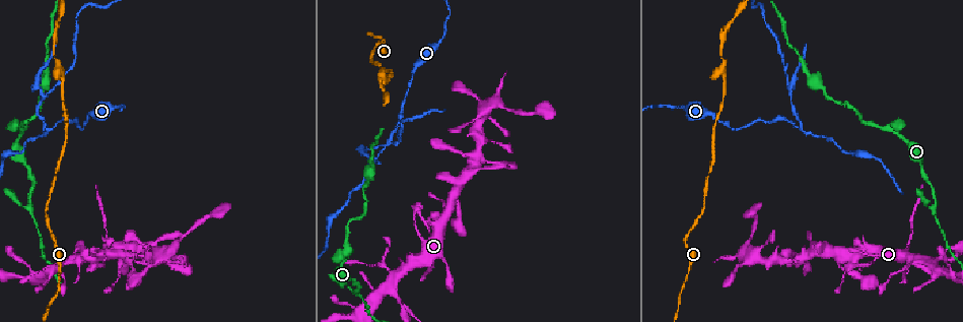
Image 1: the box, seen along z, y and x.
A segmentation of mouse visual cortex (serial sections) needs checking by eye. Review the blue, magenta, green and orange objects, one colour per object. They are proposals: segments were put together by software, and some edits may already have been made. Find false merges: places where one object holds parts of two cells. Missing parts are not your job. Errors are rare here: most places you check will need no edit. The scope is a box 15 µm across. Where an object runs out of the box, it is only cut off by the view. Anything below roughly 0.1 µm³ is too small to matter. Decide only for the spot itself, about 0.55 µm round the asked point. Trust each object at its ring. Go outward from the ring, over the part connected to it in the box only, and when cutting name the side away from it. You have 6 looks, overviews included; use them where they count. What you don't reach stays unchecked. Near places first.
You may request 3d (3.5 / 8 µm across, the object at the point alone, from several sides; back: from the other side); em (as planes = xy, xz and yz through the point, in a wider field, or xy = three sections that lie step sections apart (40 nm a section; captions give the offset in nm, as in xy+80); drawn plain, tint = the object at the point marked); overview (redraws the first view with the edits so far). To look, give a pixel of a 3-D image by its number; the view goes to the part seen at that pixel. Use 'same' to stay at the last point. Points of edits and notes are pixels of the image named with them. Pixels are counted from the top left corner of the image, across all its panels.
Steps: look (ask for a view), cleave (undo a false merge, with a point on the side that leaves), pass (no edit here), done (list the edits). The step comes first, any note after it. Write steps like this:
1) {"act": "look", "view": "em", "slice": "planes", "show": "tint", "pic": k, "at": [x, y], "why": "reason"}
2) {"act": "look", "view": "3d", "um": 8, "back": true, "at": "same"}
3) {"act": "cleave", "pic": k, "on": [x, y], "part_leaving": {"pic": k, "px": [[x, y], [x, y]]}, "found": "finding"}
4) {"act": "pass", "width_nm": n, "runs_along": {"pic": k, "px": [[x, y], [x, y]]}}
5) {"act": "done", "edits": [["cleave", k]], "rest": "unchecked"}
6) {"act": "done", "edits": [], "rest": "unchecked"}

{"act": "look", "view": "3d", "um": 3.5, "back": true, "pic": 1, "at": [403, 303]}

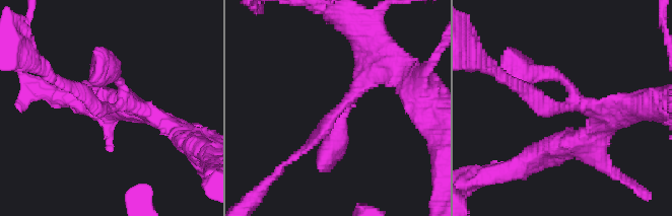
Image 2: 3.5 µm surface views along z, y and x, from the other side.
{"act": "look", "view": "em", "slice": "xy", "step": 1, "show": "tint", "pic": 2, "at": [336, 109], "arms": 3, "arm_widths_nm": [200, 250, 250]}

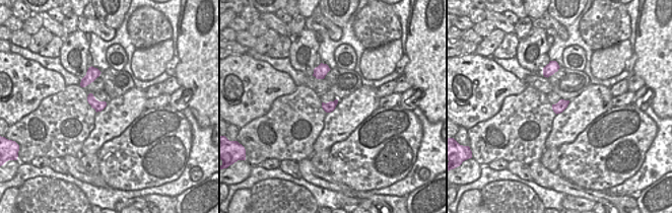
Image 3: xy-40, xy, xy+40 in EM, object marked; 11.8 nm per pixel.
{"act": "pass", "runs_along": {"pic": 2, "px": [[381, 59], [368, 80], [293, 157]]}, "found": "all the same cell"}

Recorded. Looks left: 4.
{"act": "look", "view": "3d", "um": 3.5, "pic": 1, "at": [26, 128], "why": "a fork"}

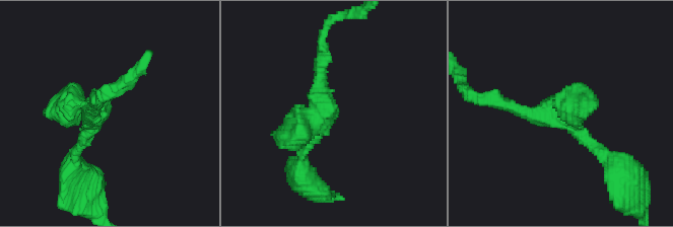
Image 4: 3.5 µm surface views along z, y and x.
{"act": "look", "view": "em", "slice": "xy", "step": 1, "show": "tint", "pic": 4, "at": [319, 112], "why": "now the EM"}

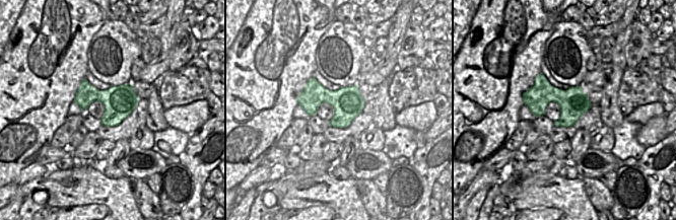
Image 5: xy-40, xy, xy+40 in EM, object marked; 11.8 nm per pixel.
{"act": "pass", "runs_along": {"pic": 4, "px": [[608, 160], [561, 117], [496, 103]]}, "found": "all the same cell"}

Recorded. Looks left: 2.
{"act": "look", "view": "3d", "um": 3.5, "pic": 1, "at": [382, 264], "why": "sharp bend"}

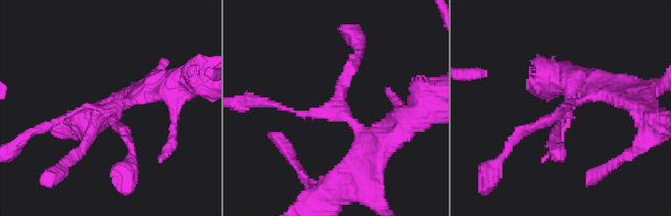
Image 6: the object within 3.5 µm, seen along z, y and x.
{"act": "look", "view": "em", "slice": "xy", "step": 3, "show": "tint", "pic": 6, "at": [110, 110], "why": "shape alone is not enough"}

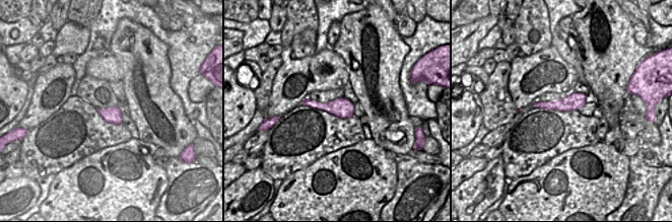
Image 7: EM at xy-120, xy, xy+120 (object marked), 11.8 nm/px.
{"act": "pass", "runs_along": {"pic": 6, "px": [[594, 83], [514, 143]]}, "found": "all the same cell"}

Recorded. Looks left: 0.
{"act": "done", "edits": [], "rest": "unchecked"}

